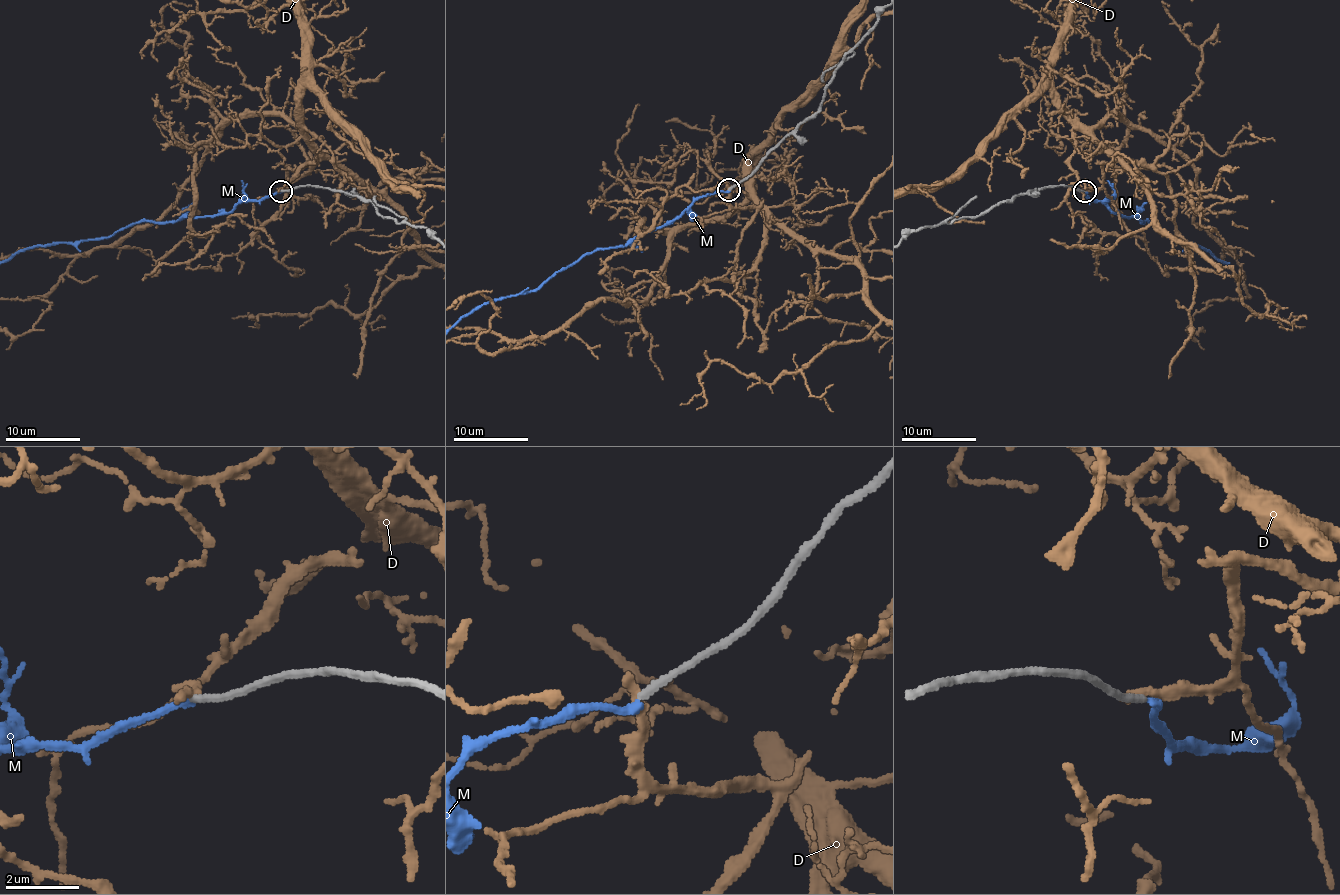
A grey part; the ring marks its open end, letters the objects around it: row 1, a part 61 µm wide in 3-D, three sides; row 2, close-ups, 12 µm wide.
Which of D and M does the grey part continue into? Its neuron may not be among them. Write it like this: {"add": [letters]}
{"add": ["M"]}

